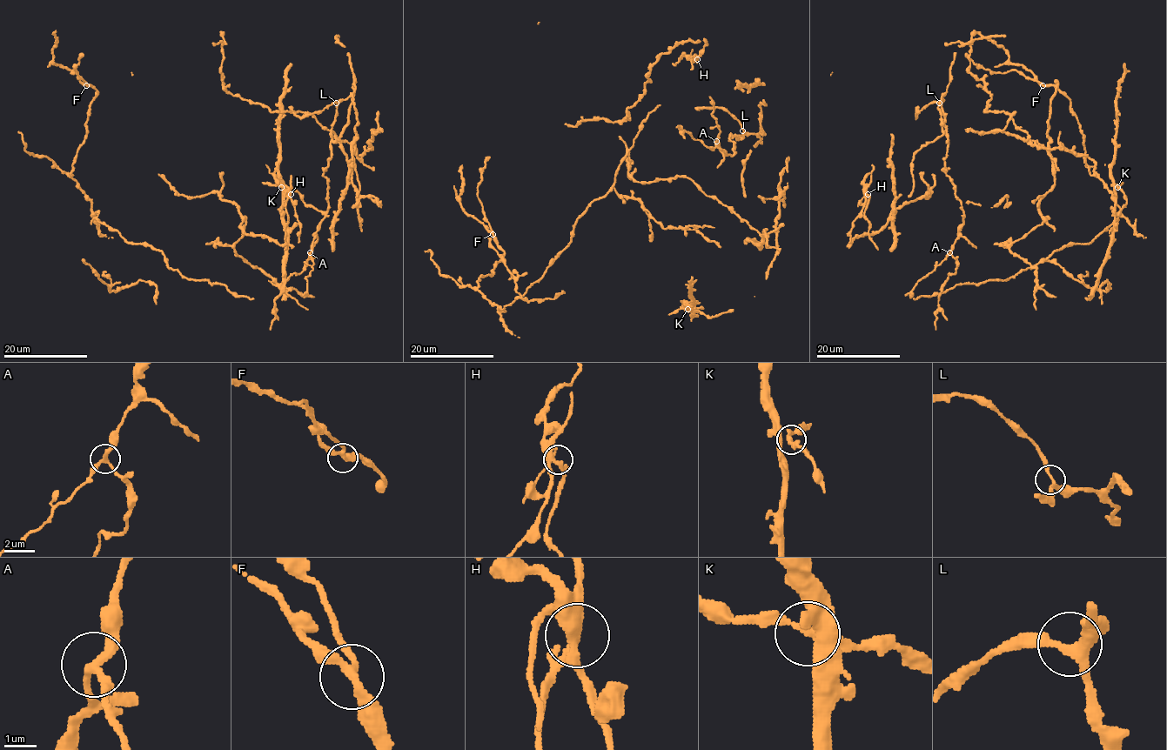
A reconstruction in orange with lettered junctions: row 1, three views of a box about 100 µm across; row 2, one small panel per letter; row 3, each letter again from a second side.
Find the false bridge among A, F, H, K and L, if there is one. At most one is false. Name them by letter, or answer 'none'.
A

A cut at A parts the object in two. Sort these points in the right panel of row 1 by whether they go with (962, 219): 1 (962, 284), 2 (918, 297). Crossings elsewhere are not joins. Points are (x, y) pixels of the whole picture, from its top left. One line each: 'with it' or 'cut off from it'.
1: with it
2: with it

